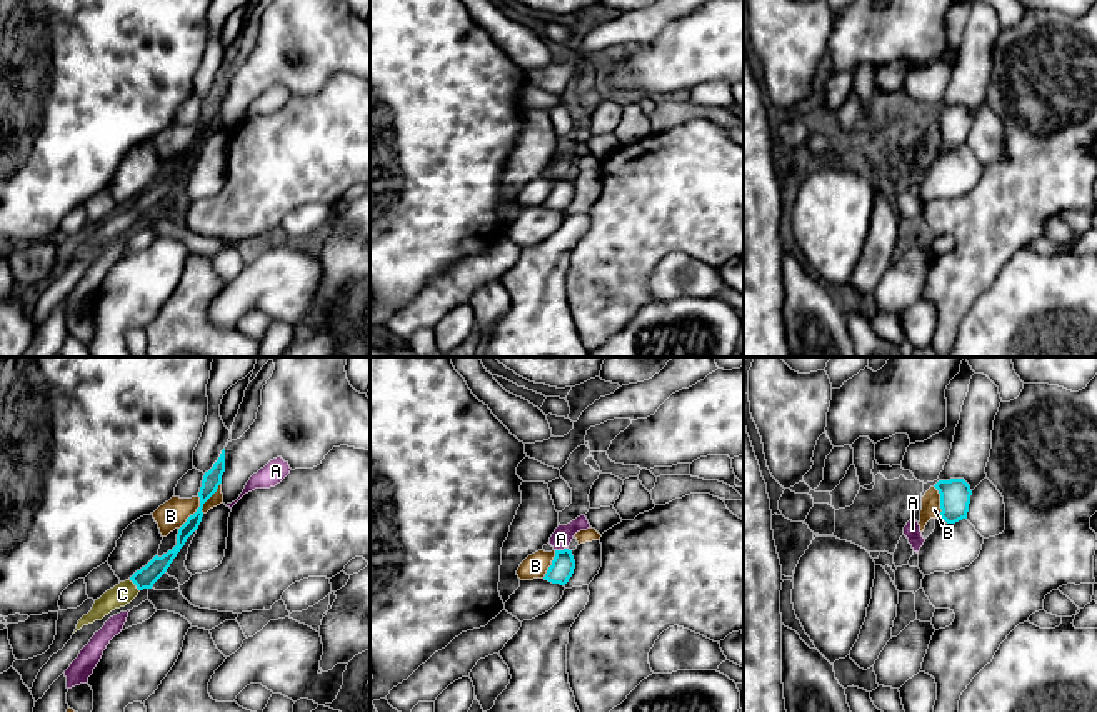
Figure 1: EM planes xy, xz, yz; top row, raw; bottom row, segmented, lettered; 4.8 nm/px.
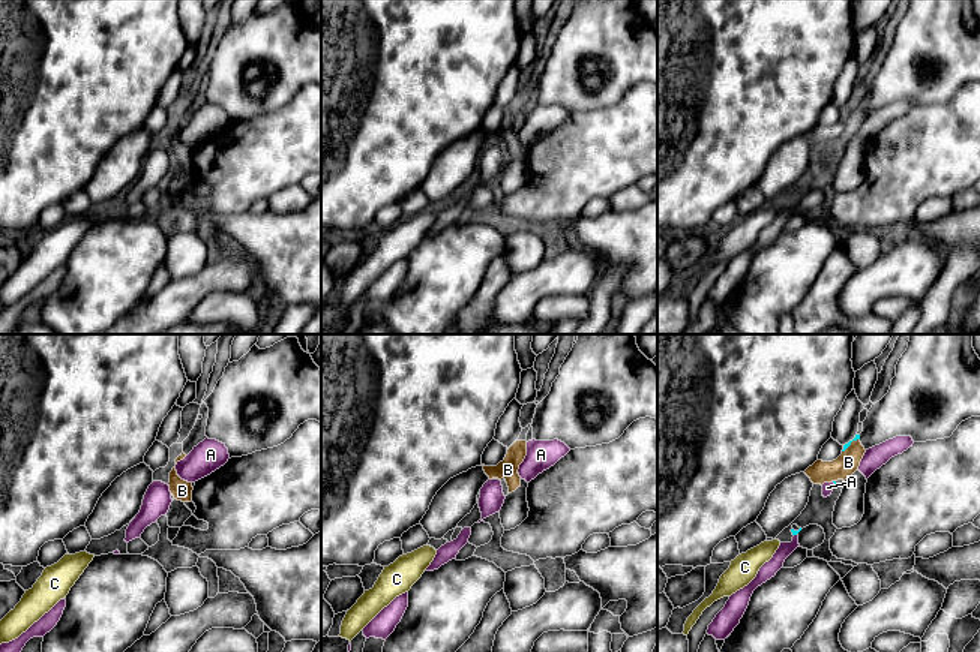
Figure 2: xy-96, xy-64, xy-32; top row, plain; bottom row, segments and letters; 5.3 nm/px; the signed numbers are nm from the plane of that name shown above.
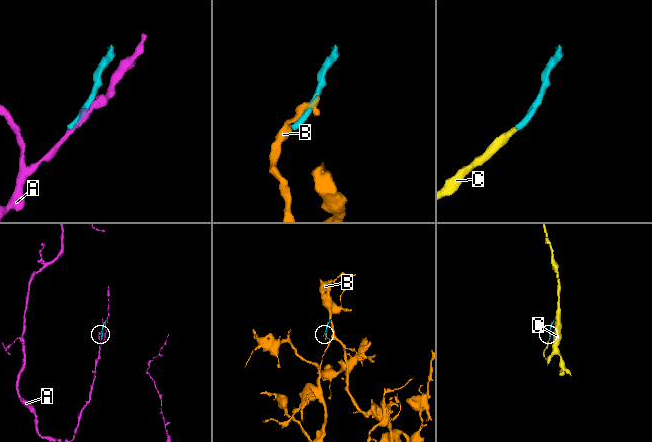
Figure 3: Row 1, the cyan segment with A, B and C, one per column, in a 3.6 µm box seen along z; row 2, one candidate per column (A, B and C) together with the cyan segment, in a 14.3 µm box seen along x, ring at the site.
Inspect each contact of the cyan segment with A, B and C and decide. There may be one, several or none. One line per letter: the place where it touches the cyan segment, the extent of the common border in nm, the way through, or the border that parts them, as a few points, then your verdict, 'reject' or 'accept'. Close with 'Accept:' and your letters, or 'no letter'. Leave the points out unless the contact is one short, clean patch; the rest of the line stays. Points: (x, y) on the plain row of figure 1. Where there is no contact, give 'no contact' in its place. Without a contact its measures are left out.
A: xz (561, 177) | 70 nm | along xz (567, 174), (556, 177) | reject
B: xy (200, 132) | 300 nm | along xy (220, 109), (179, 155) | reject
C: xy (135, 210) | 80 nm | across xy (145, 204), (135, 210), (122, 220) | accept
Accept: C

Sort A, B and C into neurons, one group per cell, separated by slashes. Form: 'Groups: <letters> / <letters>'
Groups: A / B / C

